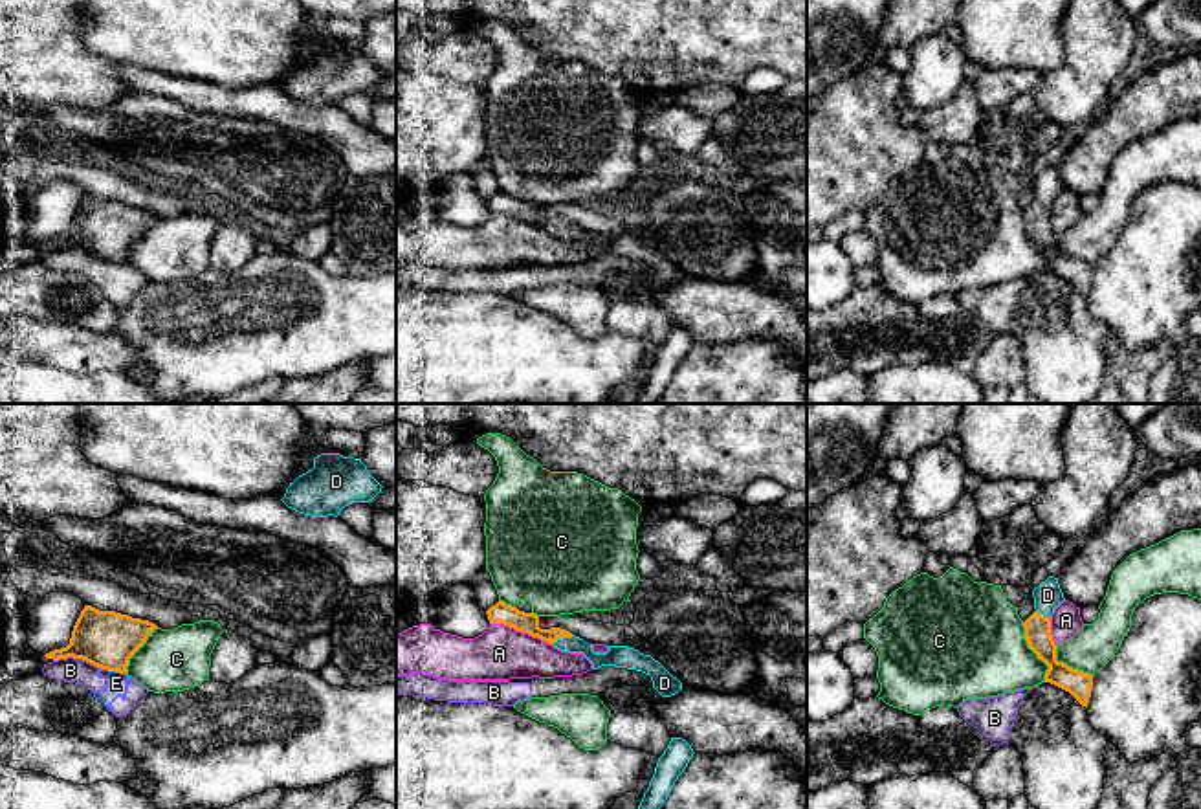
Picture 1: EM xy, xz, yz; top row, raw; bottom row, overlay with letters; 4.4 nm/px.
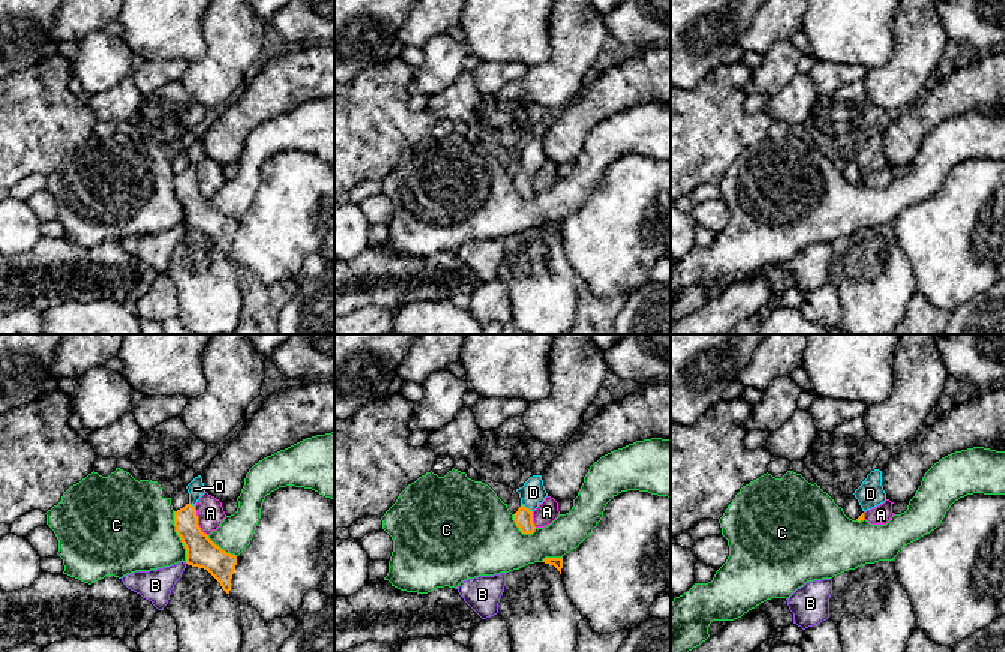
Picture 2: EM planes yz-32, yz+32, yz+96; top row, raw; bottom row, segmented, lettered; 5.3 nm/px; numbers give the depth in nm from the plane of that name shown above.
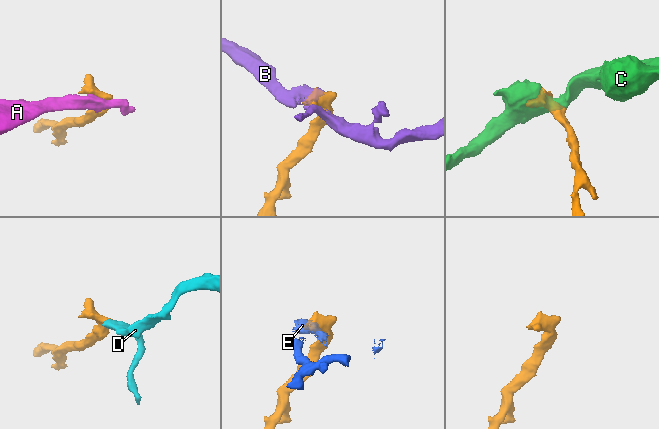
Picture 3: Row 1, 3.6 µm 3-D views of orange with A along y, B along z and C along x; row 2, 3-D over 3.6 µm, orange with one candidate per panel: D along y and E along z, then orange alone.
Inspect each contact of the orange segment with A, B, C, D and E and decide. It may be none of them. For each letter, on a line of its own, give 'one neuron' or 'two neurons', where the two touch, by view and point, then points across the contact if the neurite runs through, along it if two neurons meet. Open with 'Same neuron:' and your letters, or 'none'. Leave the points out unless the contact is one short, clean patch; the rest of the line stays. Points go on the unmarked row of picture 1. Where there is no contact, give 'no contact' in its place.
Same neuron: D
A: two neurons; contact xz (521, 219); border xz (490, 211), (512, 215), (550, 233)
B: two neurons; contact xy (77, 246)
C: two neurons; contact yz (1033, 239)
D: one neuron; contact xz (561, 224); way xz (527, 211), (539, 222), (561, 224), (574, 233)
E: two neurons; contact xy (112, 259); border xy (101, 257), (123, 263)

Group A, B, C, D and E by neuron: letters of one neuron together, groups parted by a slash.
A / B E / C / D

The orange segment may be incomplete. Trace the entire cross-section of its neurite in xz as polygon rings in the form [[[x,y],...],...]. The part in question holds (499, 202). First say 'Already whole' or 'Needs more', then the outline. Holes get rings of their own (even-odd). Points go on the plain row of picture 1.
Needs more. [[[497,191],[488,200],[490,213],[504,213],[517,220],[537,226],[561,240],[583,242],[590,251],[592,259],[601,255],[636,259],[651,266],[653,277],[662,286],[671,286],[682,279],[682,272],[673,266],[658,249],[651,244],[644,244],[629,235],[609,235],[607,242],[594,242],[592,233],[572,224],[561,216],[541,218],[539,205],[534,202],[519,200],[517,196]]]

